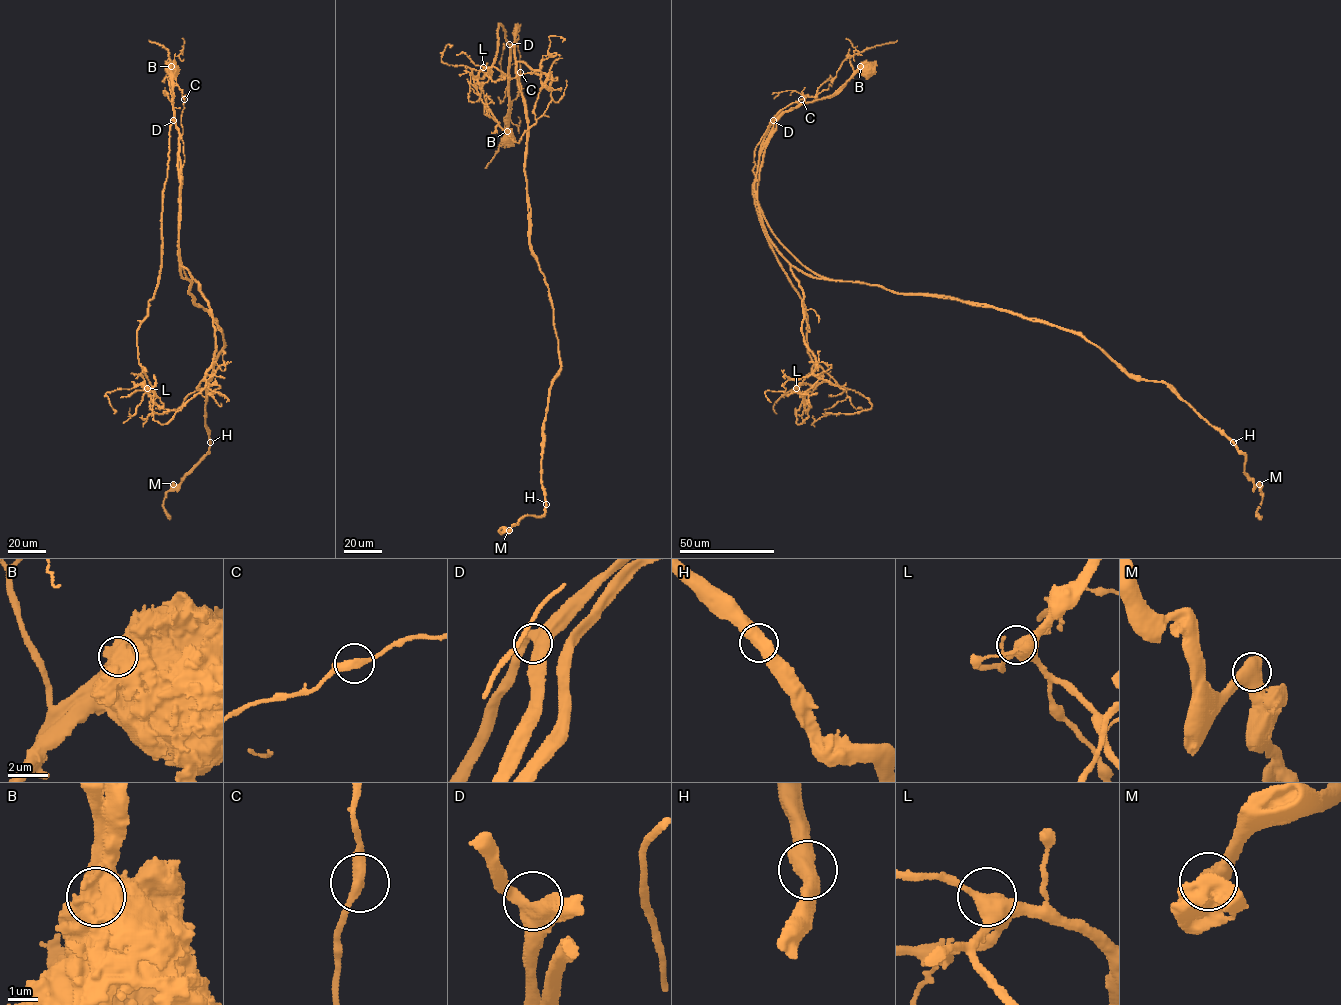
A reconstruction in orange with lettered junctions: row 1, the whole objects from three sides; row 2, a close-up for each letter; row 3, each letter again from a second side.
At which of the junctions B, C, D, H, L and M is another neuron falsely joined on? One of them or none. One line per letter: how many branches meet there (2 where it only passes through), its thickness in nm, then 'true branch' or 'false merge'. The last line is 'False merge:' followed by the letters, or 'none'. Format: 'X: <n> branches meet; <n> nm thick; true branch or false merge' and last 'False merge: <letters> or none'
B: 2 branches meet; 750 nm thick; false merge
C: 2 branches meet; 360 nm thick; true branch
D: 3 branches meet; 480 nm thick; true branch
H: 2 branches meet; 600 nm thick; true branch
L: 2 branches meet; 500 nm thick; true branch
M: 2 branches meet; 800 nm thick; true branch
False merge: B

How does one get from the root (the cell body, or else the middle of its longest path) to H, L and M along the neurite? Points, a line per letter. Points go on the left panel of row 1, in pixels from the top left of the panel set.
H: (173, 70), (179, 254), (191, 282), (192, 301), (217, 322), (224, 342), (206, 387), (210, 442)
L: (173, 70), (179, 262), (207, 302), (216, 351), (205, 387), (166, 423), (154, 420), (147, 388)
M: (173, 70), (179, 254), (192, 301), (217, 322), (224, 342), (206, 387), (210, 448), (173, 484)

